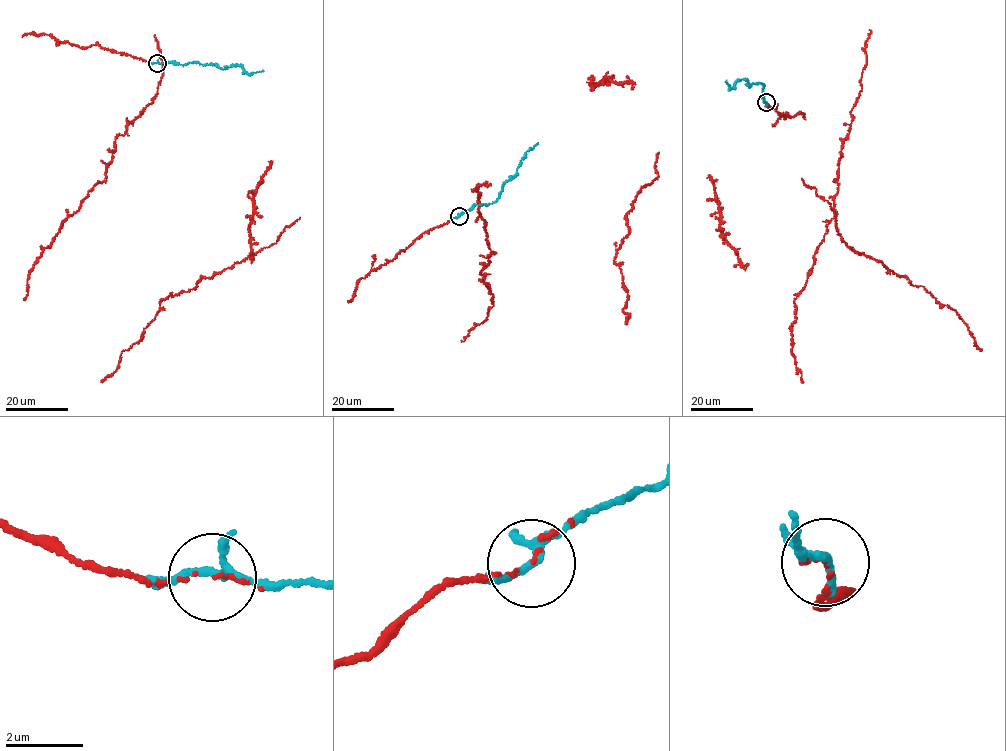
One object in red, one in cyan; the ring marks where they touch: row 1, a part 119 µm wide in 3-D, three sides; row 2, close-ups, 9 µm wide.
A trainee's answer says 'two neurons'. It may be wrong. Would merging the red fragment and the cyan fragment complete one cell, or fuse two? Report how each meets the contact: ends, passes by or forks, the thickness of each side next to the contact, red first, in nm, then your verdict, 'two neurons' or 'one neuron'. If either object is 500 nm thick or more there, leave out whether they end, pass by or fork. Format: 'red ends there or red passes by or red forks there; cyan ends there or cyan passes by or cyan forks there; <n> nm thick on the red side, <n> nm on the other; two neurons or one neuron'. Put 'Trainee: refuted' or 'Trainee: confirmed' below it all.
red passes by; cyan forks there; 50 nm thick on the red side, 170 nm on the other; one neuron
Trainee: refuted

